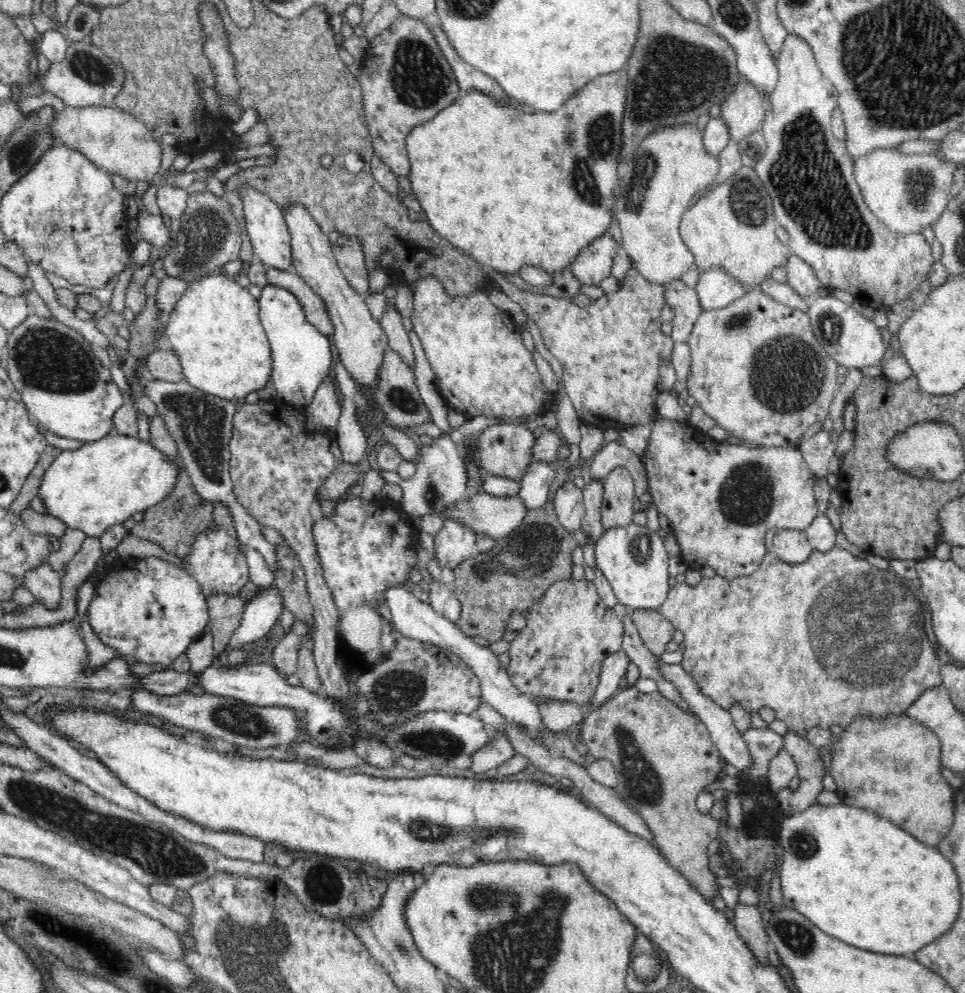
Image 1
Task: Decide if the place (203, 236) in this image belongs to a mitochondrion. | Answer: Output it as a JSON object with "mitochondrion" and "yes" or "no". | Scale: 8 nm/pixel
{"mitochondrion":"yes"}

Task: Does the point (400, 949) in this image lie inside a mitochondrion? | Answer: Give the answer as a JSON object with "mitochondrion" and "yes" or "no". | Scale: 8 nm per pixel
{"mitochondrion":"yes"}

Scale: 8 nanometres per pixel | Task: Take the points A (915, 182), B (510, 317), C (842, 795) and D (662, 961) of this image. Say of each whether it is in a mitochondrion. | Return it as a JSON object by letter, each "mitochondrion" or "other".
{"A":"mitochondrion","B":"other","C":"other","D":"other"}

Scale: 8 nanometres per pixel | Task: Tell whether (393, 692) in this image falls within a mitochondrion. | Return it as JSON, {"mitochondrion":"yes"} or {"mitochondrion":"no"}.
{"mitochondrion":"yes"}

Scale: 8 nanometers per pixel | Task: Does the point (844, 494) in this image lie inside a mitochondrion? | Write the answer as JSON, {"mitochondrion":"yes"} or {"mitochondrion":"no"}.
{"mitochondrion":"no"}

